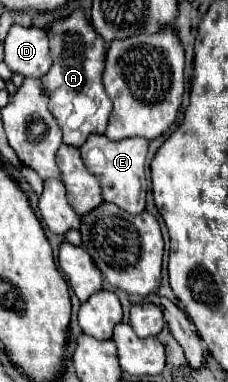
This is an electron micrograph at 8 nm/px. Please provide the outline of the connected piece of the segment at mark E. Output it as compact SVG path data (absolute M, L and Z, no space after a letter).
M89 135L87 141L79 147L85 167L99 179L103 189L103 199L115 203L131 215L139 215L145 209L147 179L145 179L145 157L147 157L147 139L131 137L121 141L111 141L105 135Z

